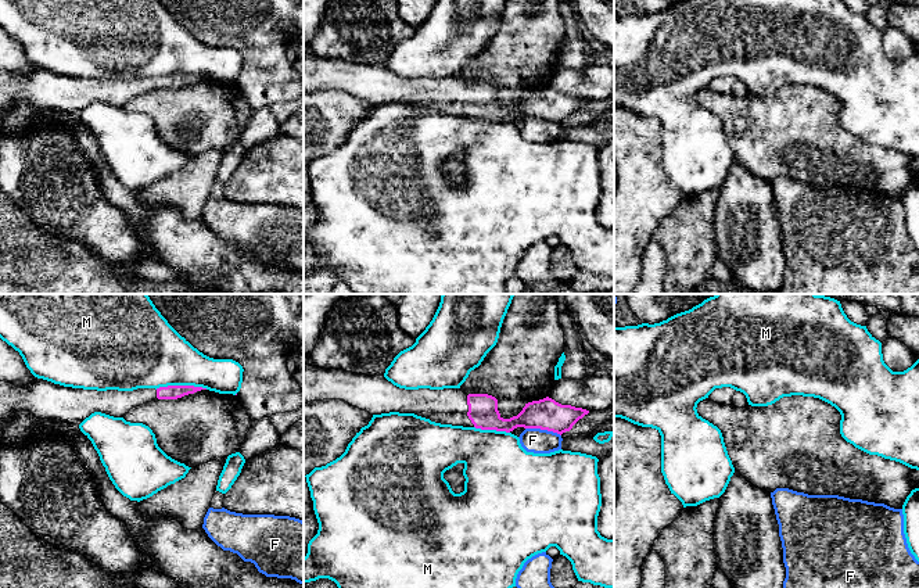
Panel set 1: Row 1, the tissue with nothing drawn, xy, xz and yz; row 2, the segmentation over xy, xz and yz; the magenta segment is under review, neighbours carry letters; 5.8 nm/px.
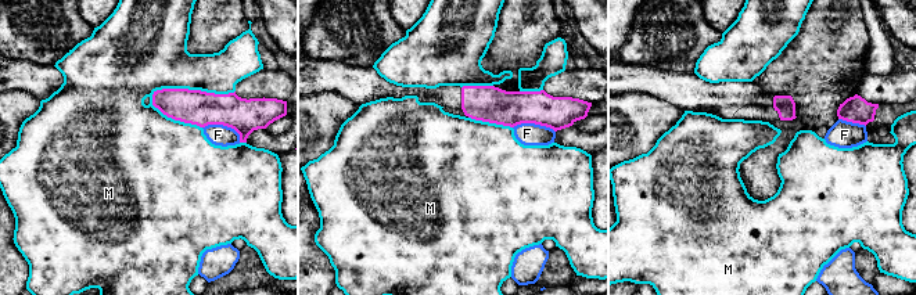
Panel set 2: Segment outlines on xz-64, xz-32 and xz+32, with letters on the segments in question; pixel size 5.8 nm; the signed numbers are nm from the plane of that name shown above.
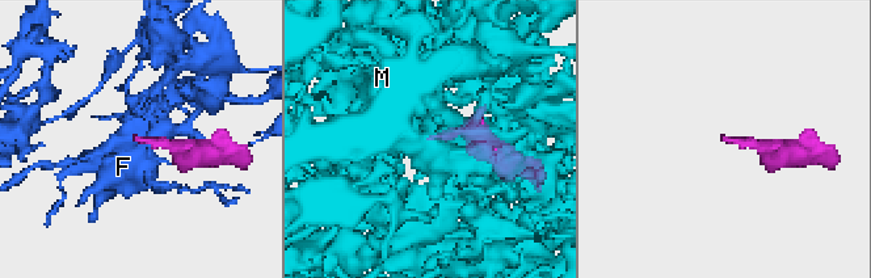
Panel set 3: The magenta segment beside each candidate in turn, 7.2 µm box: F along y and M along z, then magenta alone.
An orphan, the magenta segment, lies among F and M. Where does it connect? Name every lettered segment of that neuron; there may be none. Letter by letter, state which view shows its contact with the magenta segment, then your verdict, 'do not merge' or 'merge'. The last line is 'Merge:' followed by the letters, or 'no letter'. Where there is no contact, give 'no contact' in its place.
F: xz | do not merge
M: xy | do not merge
Merge: no letter

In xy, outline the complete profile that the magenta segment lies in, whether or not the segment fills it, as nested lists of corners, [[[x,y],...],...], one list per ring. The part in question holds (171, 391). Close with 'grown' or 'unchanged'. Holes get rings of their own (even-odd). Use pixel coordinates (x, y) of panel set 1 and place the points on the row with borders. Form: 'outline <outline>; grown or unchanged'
outline [[[35,377],[24,388],[0,381],[0,419],[7,419],[21,409],[42,419],[55,419],[80,424],[94,412],[114,417],[123,417],[130,409],[158,399],[177,399],[197,391],[207,390],[194,386],[168,386],[159,388],[137,388],[133,391],[118,390],[83,390],[64,387]]]; grown

